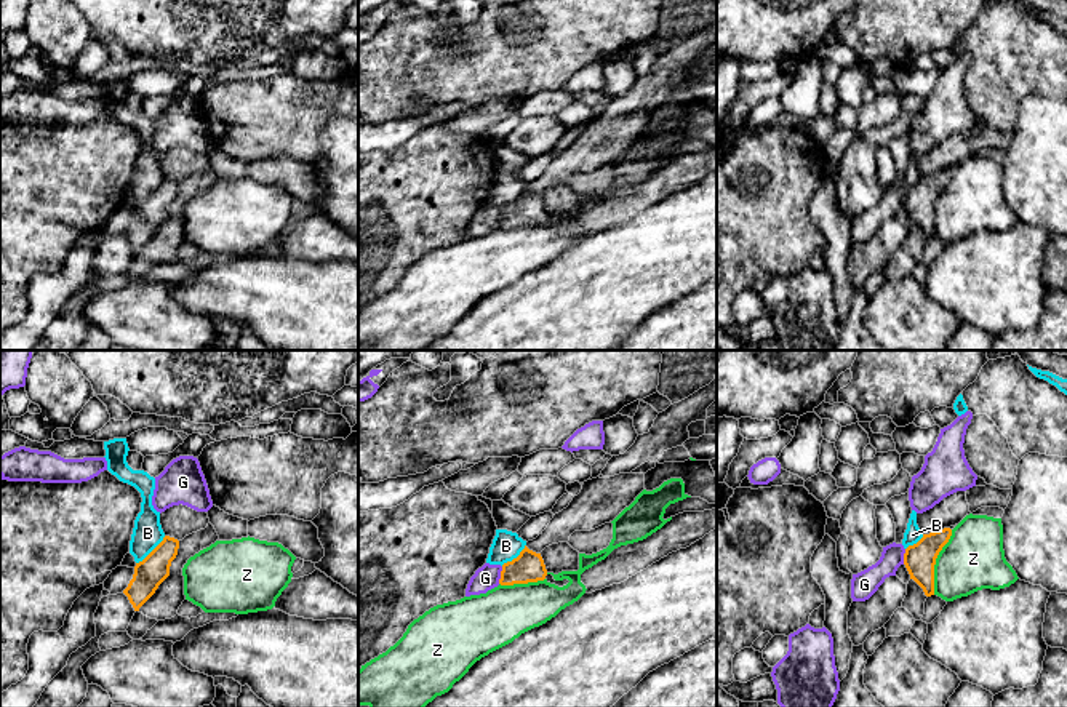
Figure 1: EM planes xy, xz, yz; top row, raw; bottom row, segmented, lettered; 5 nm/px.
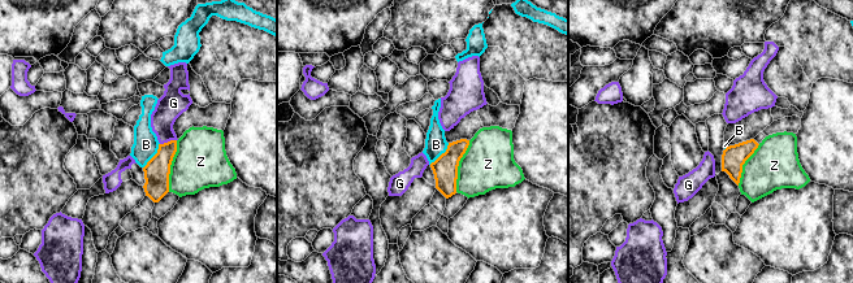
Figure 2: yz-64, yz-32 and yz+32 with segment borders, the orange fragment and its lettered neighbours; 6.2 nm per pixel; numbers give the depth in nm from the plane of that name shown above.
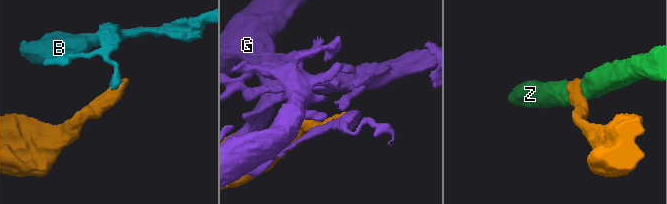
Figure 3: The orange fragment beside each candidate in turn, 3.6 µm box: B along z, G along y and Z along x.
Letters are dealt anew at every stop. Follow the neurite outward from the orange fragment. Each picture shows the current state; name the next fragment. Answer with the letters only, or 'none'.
none

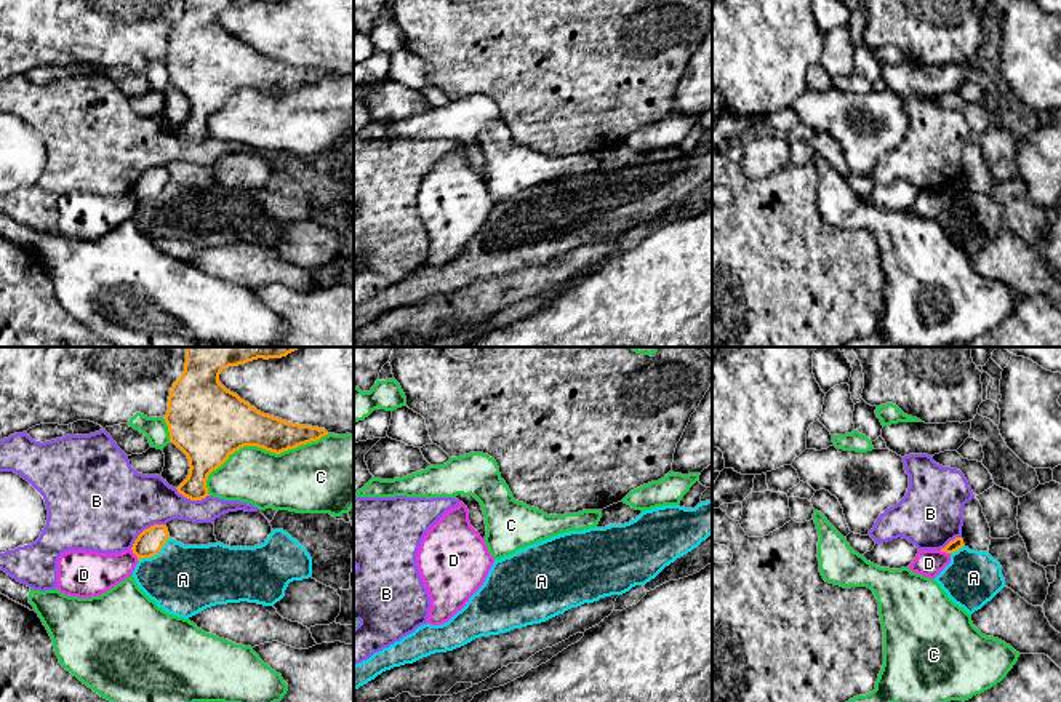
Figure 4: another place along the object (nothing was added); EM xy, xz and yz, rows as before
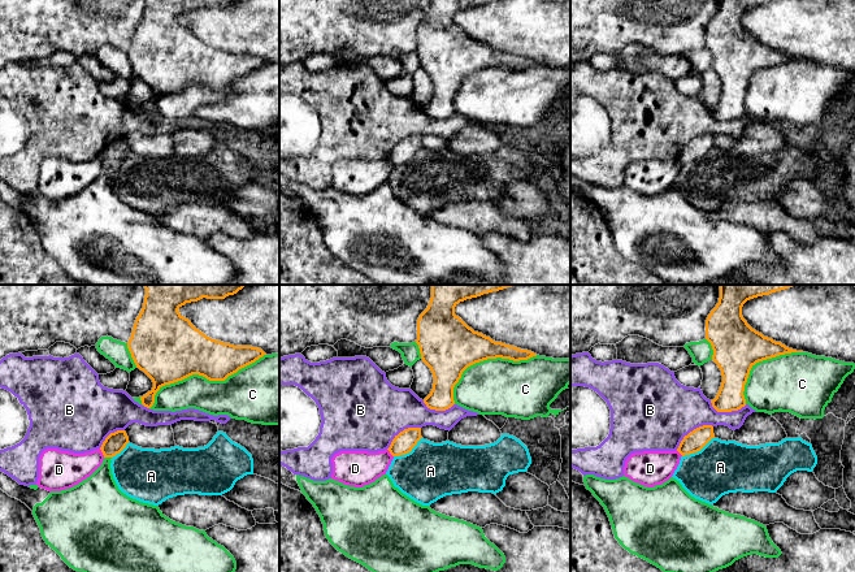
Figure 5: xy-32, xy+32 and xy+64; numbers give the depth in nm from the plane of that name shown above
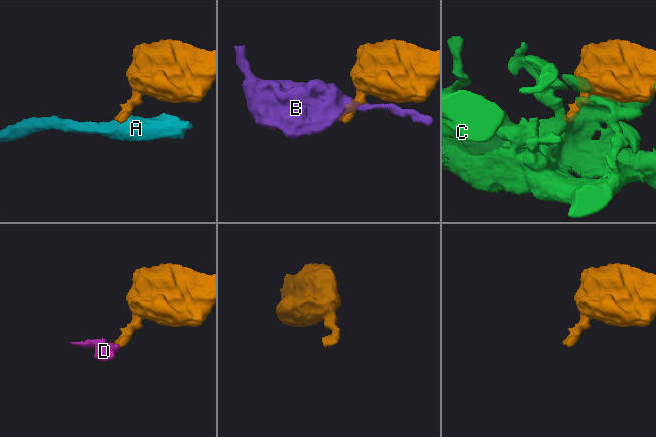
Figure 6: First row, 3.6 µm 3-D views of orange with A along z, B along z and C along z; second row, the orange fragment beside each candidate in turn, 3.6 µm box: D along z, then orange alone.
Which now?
none

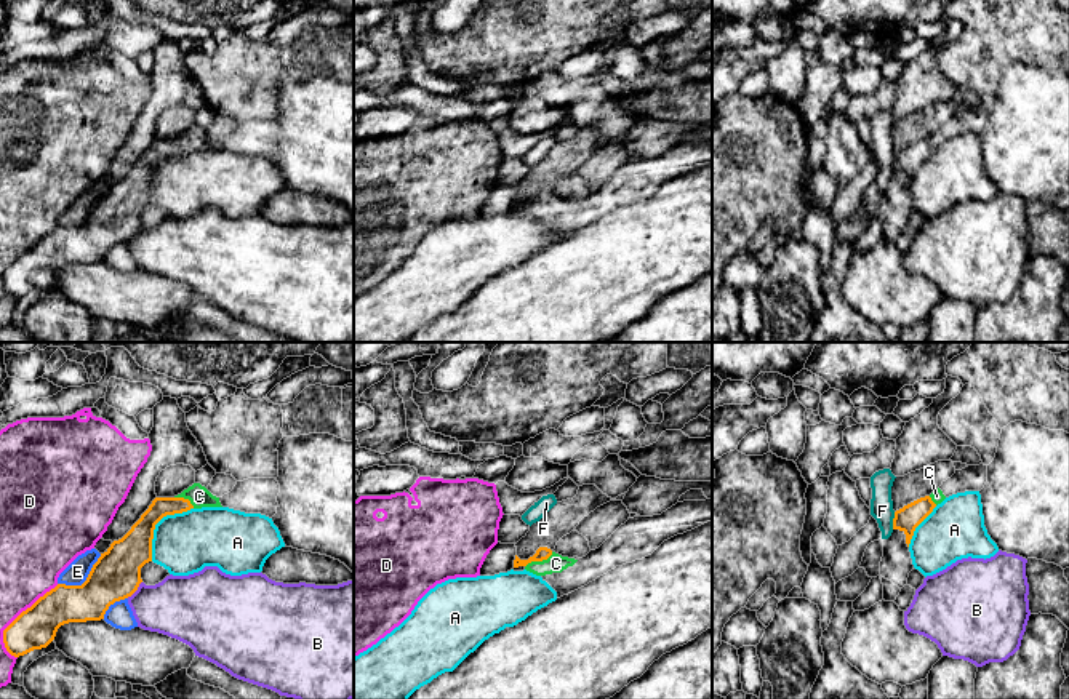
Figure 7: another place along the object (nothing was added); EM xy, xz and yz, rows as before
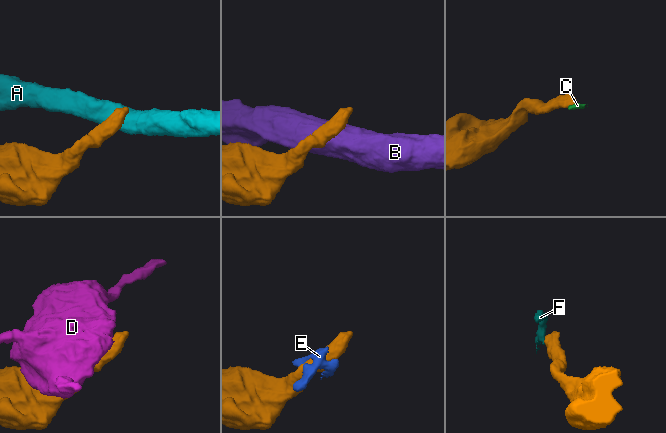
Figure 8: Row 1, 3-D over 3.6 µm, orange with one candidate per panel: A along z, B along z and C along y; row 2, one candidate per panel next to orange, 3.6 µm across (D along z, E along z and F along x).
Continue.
C

